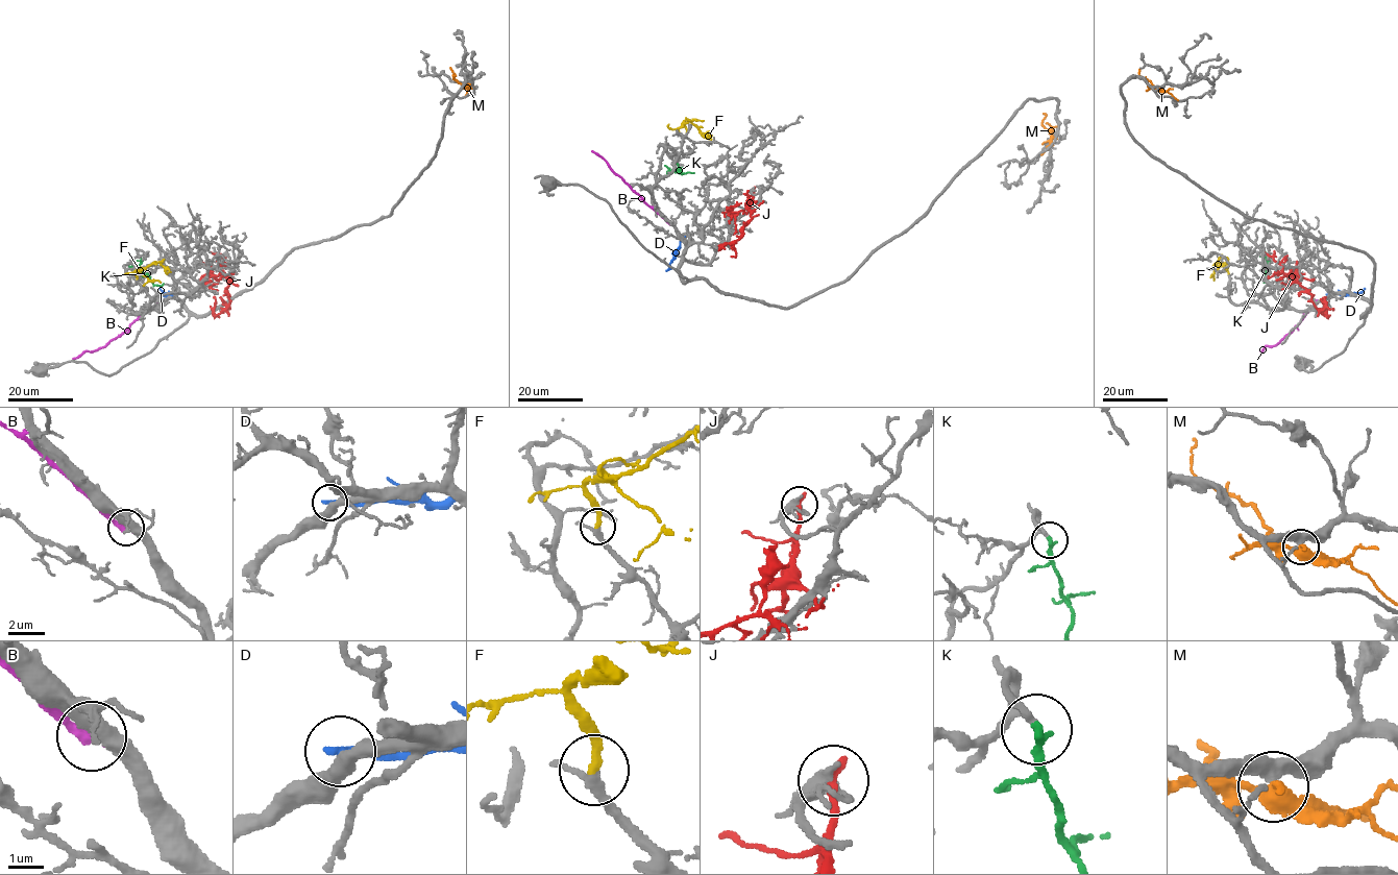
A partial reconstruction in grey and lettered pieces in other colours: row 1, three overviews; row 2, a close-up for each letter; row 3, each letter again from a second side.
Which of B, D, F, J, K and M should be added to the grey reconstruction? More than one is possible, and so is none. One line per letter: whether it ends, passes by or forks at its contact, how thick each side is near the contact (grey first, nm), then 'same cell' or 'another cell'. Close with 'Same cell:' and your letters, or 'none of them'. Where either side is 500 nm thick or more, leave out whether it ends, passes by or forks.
B: it ends; calibres 480 and 360 nm; another cell
D: it ends; calibres 480 and 240 nm; another cell
F: it ends; calibres 220 and 240 nm; same cell
J: it ends; calibres 300 and 320 nm; another cell
K: it ends; calibres 200 and 300 nm; same cell
M: it forks; calibres 400 and 400 nm; another cell
Same cell: F, K

